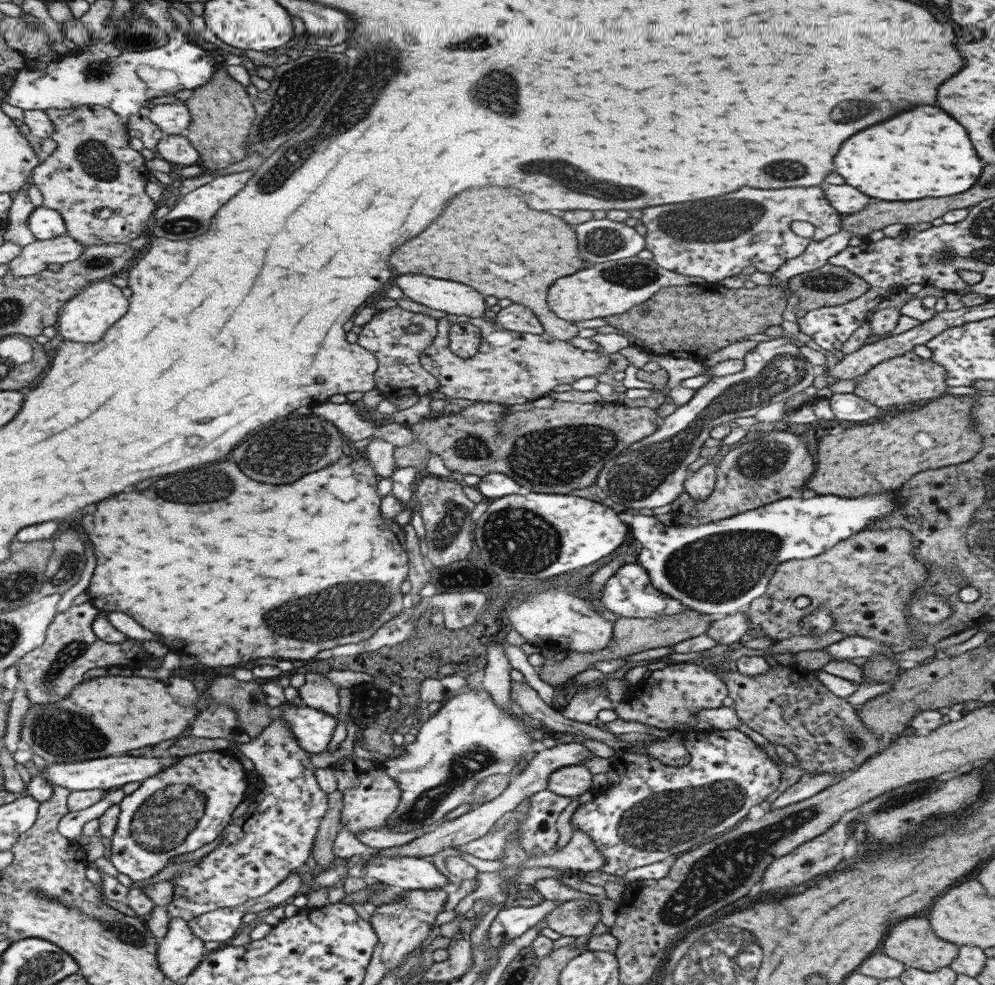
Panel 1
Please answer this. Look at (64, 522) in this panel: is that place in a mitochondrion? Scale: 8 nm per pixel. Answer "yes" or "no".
no

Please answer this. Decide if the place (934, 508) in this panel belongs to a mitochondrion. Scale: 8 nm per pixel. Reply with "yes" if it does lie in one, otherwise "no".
no

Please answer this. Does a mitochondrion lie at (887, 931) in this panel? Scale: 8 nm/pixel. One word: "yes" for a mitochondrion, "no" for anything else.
no

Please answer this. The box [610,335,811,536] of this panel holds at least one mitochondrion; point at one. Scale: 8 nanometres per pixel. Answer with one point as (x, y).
(763, 460)

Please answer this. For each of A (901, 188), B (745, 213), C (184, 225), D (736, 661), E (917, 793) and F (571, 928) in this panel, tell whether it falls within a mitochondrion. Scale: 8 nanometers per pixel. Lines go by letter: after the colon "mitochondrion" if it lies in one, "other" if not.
A: other
B: mitochondrion
C: mitochondrion
D: other
E: mitochondrion
F: other

